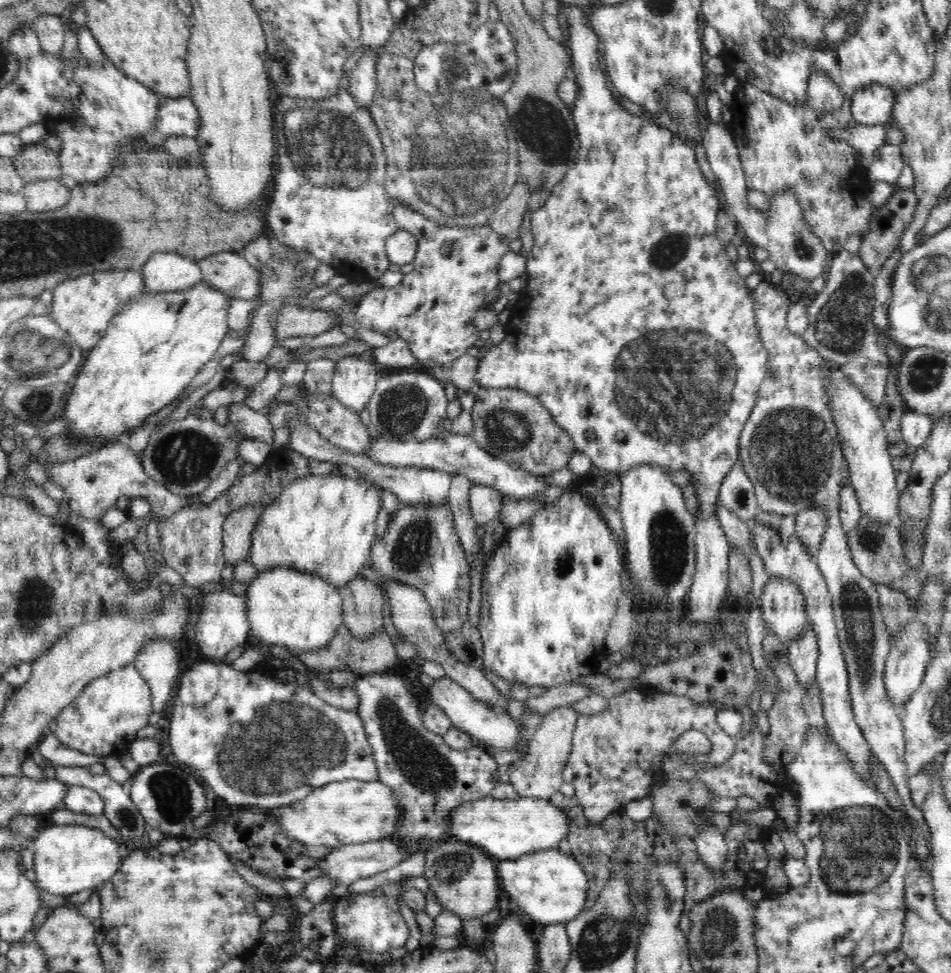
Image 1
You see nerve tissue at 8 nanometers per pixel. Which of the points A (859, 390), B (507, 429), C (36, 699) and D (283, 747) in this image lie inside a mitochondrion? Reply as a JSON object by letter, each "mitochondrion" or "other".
{"A":"other","B":"mitochondrion","C":"other","D":"mitochondrion"}

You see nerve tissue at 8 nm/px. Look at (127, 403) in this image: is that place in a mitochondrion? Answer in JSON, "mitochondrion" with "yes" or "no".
{"mitochondrion":"no"}

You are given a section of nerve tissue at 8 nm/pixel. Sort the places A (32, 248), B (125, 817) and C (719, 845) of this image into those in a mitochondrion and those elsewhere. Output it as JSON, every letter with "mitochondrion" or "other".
{"A":"mitochondrion","B":"mitochondrion","C":"other"}

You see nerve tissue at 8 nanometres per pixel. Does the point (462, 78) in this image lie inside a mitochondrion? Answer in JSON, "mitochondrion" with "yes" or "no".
{"mitochondrion":"yes"}

